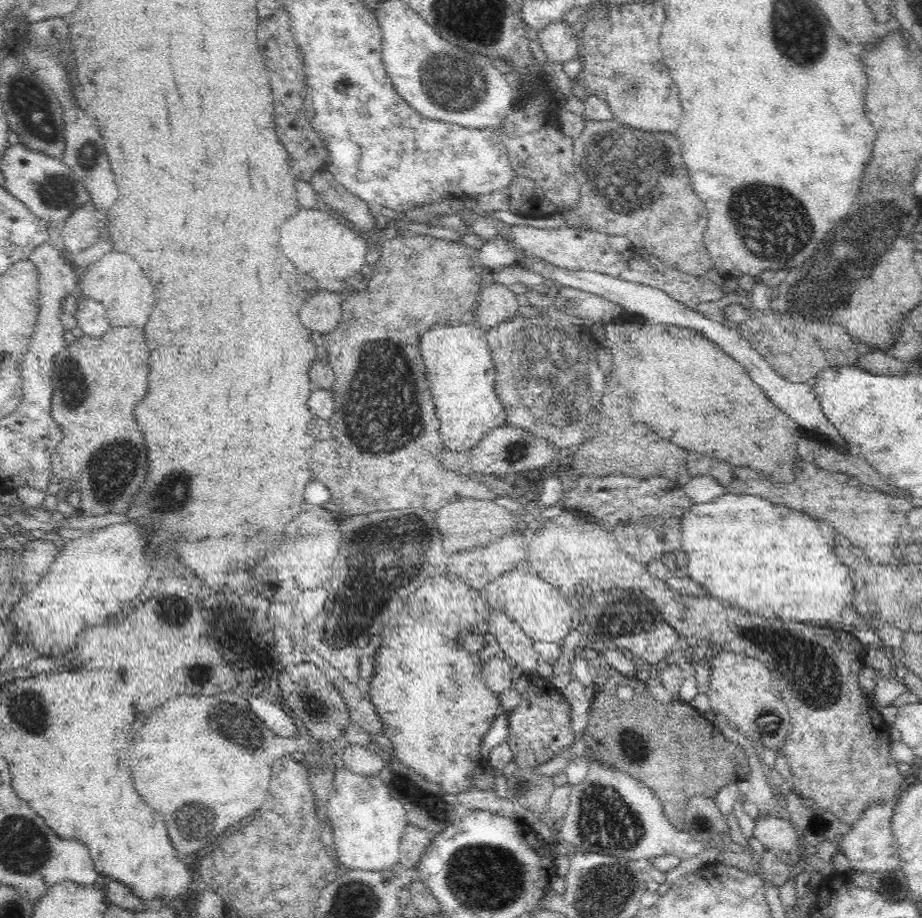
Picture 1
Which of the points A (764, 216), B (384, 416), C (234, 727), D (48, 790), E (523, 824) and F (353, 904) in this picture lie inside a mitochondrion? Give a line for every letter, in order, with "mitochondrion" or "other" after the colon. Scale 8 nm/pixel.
A: mitochondrion
B: mitochondrion
C: mitochondrion
D: other
E: other
F: mitochondrion

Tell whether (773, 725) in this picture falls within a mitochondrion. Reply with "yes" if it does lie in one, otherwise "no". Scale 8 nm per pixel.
yes

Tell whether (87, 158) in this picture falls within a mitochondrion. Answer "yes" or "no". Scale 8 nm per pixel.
yes

